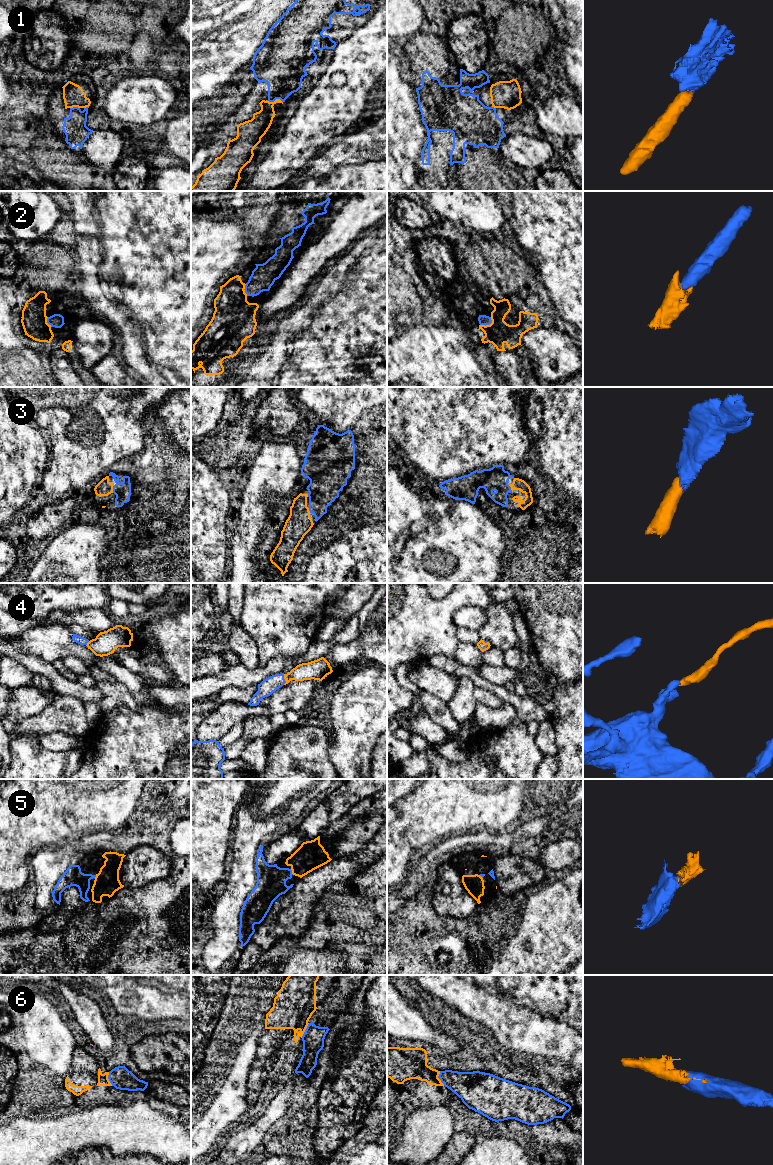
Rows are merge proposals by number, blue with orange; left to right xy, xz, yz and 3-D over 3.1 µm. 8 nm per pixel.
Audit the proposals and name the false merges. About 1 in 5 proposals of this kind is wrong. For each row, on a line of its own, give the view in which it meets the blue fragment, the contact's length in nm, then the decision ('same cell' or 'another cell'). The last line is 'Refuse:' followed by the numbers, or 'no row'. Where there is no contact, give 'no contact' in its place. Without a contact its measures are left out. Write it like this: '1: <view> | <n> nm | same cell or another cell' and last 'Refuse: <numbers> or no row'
1: xz | 140 nm | same cell
2: yz | 120 nm | same cell
3: xy | 70 nm | same cell
4: xz | 90 nm | same cell
5: xz | 50 nm | same cell
6: xz | 140 nm | another cell
Refuse: 6

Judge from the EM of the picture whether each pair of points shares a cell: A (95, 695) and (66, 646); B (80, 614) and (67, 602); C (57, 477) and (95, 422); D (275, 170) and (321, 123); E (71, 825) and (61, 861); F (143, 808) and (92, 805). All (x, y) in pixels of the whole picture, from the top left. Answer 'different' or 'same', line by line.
A: different
B: different
C: same
D: same
E: different
F: same

